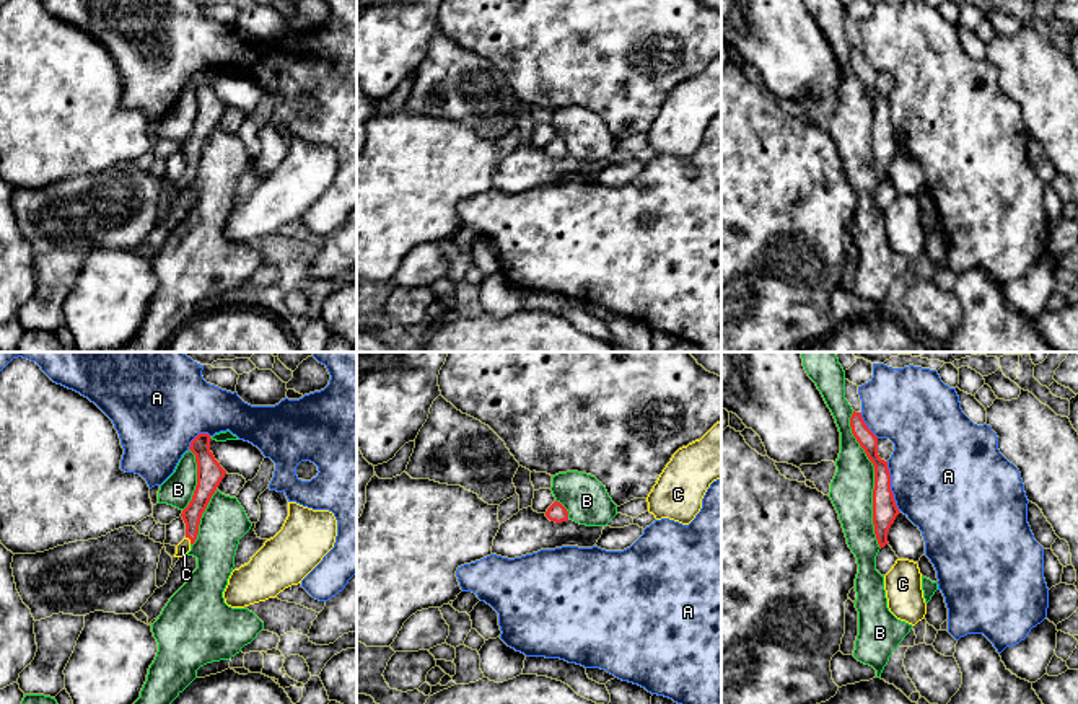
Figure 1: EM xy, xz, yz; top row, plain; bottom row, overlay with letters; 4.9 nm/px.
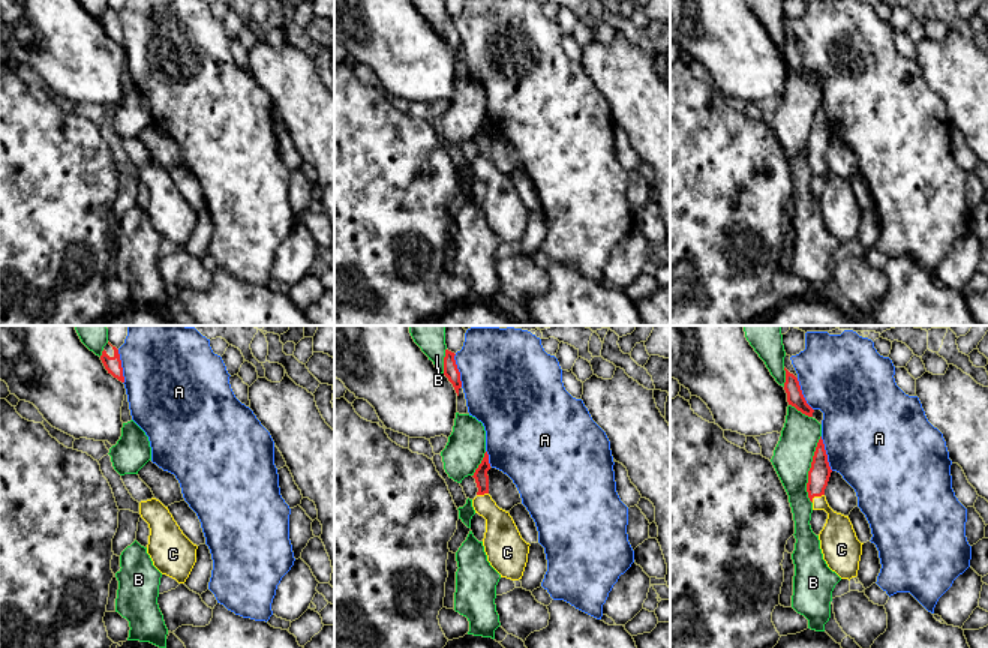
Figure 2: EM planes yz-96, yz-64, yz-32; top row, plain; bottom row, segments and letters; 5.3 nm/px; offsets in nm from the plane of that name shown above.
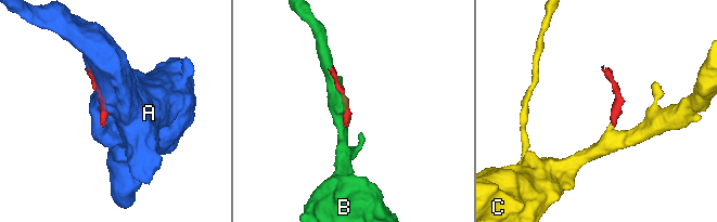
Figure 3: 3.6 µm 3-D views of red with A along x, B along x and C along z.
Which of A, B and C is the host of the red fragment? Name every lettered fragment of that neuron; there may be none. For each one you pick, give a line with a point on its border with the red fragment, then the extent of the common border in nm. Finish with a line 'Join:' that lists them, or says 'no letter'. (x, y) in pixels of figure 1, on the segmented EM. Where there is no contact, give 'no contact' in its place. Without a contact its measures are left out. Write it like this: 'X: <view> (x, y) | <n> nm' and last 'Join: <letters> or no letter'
C: xy (189, 538) | 50 nm
Join: C

